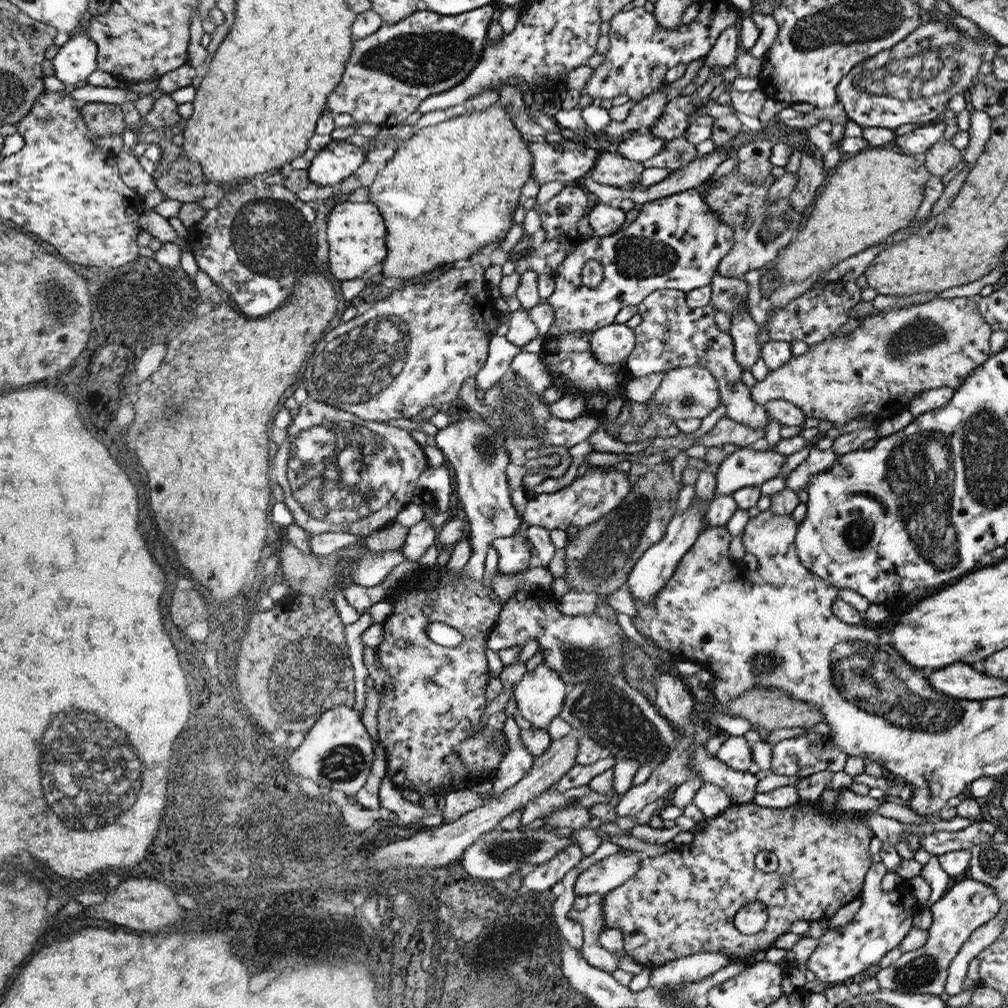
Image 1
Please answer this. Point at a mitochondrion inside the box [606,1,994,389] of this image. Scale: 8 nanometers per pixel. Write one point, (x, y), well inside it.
(913, 75)

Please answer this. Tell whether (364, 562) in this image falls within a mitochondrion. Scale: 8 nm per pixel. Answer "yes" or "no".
no

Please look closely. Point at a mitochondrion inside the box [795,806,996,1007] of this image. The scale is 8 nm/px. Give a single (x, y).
(921, 972)

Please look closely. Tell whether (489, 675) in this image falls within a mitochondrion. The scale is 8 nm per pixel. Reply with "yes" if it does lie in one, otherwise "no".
no

